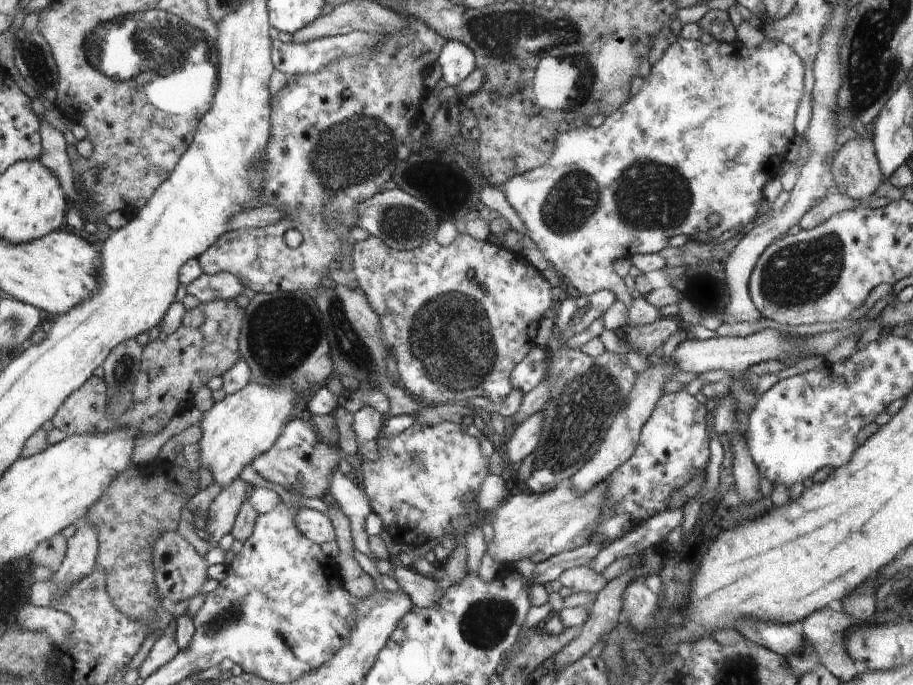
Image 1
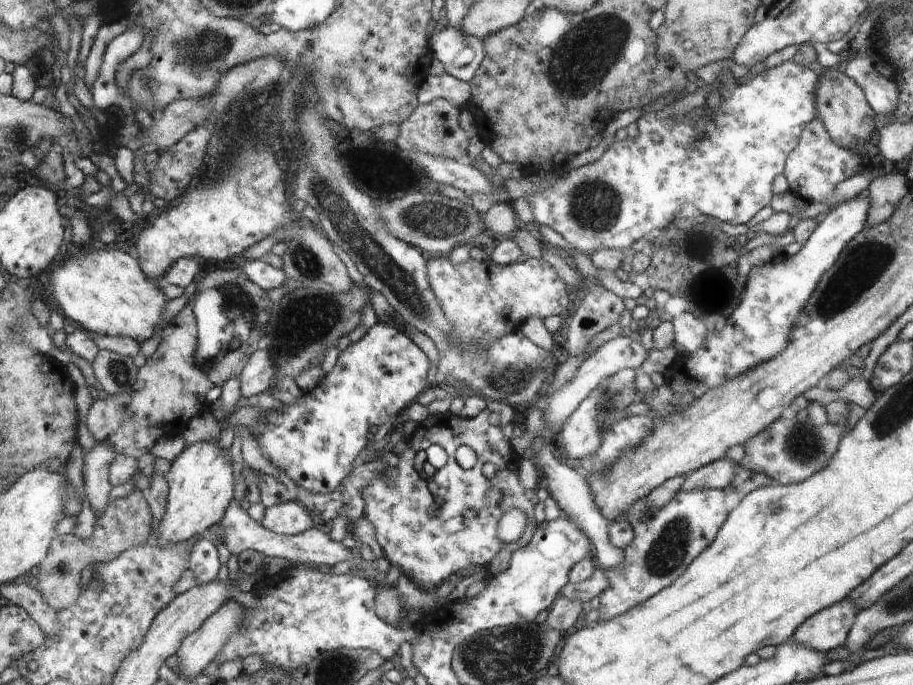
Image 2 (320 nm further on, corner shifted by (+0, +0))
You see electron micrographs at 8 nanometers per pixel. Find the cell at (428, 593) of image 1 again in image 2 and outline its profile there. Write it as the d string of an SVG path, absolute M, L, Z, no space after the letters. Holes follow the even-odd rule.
M236 499L230 501L229 508L226 509L226 514L219 524L224 528L223 542L233 555L239 555L243 550L256 550L256 552L263 552L266 556L285 558L286 562L295 563L296 565L328 564L331 567L338 564L338 562L349 561L353 566L358 566L359 569L368 570L374 583L380 583L383 578L380 573L372 570L374 560L365 561L362 557L360 559L354 558L349 548L344 547L341 542L333 541L328 533L315 527L292 536L269 531L258 521L252 519L248 512L240 507Z

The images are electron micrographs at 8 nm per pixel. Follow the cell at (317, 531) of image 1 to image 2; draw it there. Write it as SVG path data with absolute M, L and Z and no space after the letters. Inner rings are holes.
M296 500L268 507L259 523L269 531L286 536L304 533L314 526L311 513Z

